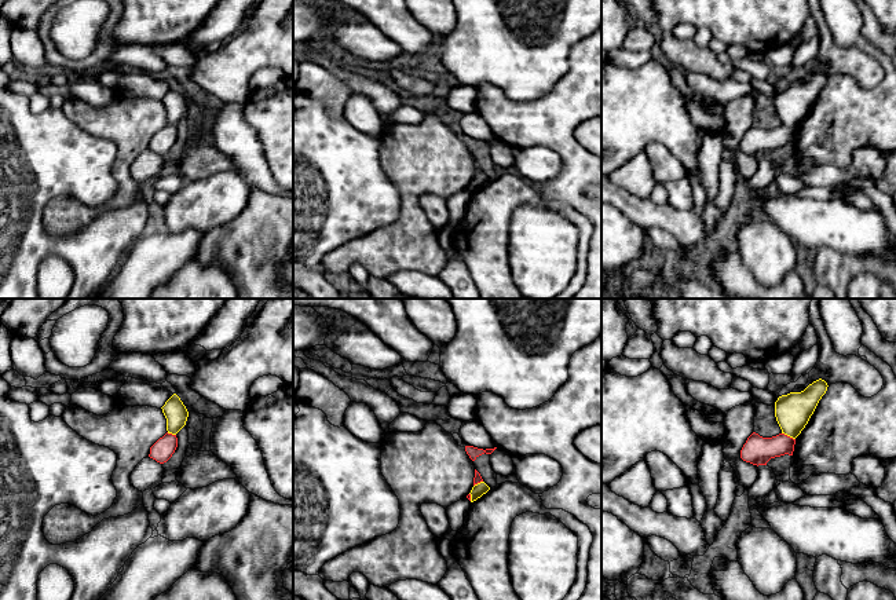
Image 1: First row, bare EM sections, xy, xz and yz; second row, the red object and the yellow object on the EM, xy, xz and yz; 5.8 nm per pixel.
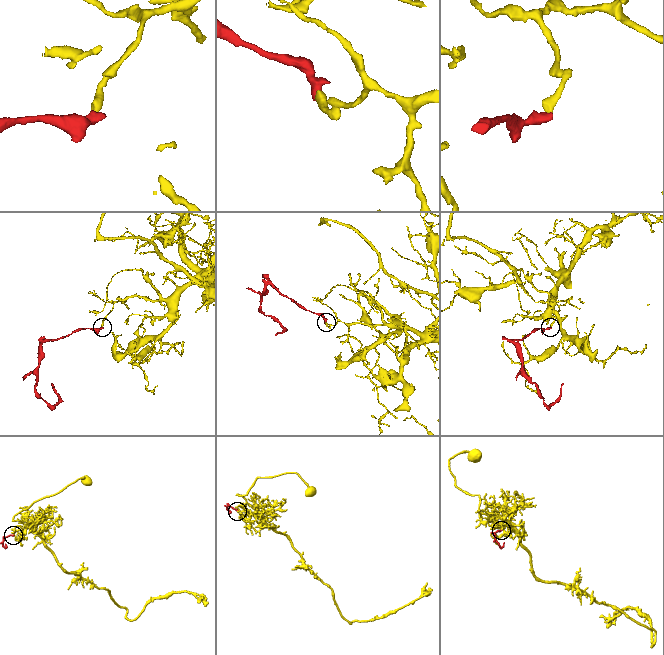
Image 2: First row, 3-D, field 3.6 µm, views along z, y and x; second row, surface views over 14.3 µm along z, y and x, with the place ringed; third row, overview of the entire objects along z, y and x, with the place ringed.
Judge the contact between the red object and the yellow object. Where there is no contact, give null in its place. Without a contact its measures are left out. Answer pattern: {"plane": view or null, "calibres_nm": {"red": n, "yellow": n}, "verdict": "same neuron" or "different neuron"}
{"plane": "yz", "calibres_nm": {"red": 170, "yellow": 200}, "verdict": "different neuron"}

